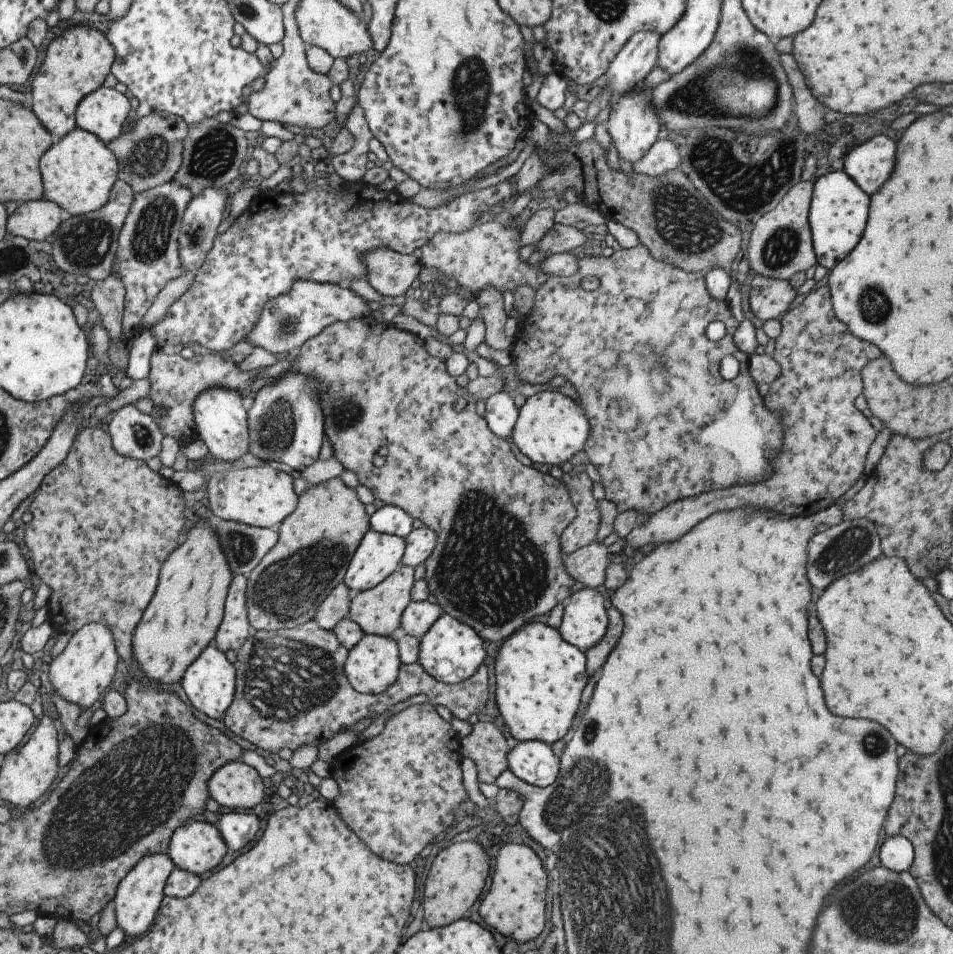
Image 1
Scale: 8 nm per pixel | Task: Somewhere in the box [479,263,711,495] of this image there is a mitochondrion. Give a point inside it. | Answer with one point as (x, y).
(665, 338)

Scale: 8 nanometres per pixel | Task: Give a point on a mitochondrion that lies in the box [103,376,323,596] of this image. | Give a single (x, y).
(276, 425)

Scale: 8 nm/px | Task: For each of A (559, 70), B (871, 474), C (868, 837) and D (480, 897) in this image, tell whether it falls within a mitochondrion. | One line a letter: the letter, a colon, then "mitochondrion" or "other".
A: other
B: other
C: other
D: other

